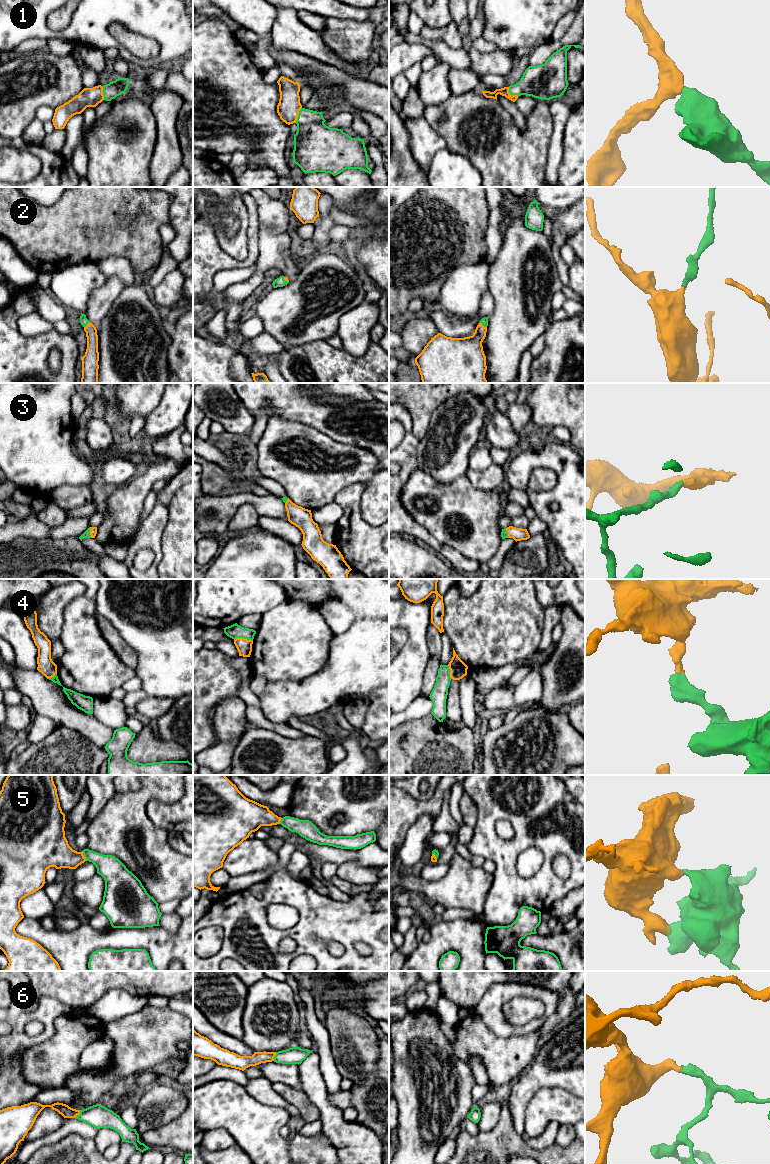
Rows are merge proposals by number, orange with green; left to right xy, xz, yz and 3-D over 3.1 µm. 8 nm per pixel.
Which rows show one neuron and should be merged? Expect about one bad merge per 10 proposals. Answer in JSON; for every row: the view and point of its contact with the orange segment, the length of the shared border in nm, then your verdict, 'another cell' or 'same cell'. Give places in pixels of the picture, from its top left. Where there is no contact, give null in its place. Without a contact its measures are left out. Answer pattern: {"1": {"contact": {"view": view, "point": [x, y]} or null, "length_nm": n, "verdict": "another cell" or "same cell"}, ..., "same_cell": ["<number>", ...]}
{"1": {"contact": {"view": "yz", "point": [511, 95]}, "length_nm": 120, "verdict": "same cell"}, "2": {"contact": {"view": "yz", "point": [482, 325]}, "length_nm": 80, "verdict": "same cell"}, "3": {"contact": {"view": "xy", "point": [90, 532]}, "length_nm": 90, "verdict": "same cell"}, "4": {"contact": {"view": "xz", "point": [243, 638]}, "length_nm": 150, "verdict": "another cell"}, "5": {"contact": {"view": "xy", "point": [83, 856]}, "length_nm": 90, "verdict": "same cell"}, "6": {"contact": {"view": "xy", "point": [78, 1114]}, "length_nm": 80, "verdict": "same cell"}, "same_cell": ["1", "2", "3", "5", "6"]}

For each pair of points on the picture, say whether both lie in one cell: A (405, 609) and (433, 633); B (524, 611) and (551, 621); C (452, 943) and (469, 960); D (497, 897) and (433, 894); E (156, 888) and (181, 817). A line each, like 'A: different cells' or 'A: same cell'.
A: different cells
B: different cells
C: same cell
D: different cells
E: different cells

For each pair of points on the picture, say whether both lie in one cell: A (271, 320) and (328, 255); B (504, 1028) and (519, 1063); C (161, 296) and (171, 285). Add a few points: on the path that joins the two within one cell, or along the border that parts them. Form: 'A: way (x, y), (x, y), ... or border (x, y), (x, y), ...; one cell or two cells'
A: way (288, 303), (298, 293), (300, 281), (311, 271); one cell
B: border (487, 1026), (496, 1035), (503, 1037), (531, 1033); two cells
C: way (164, 293), (169, 288); one cell

